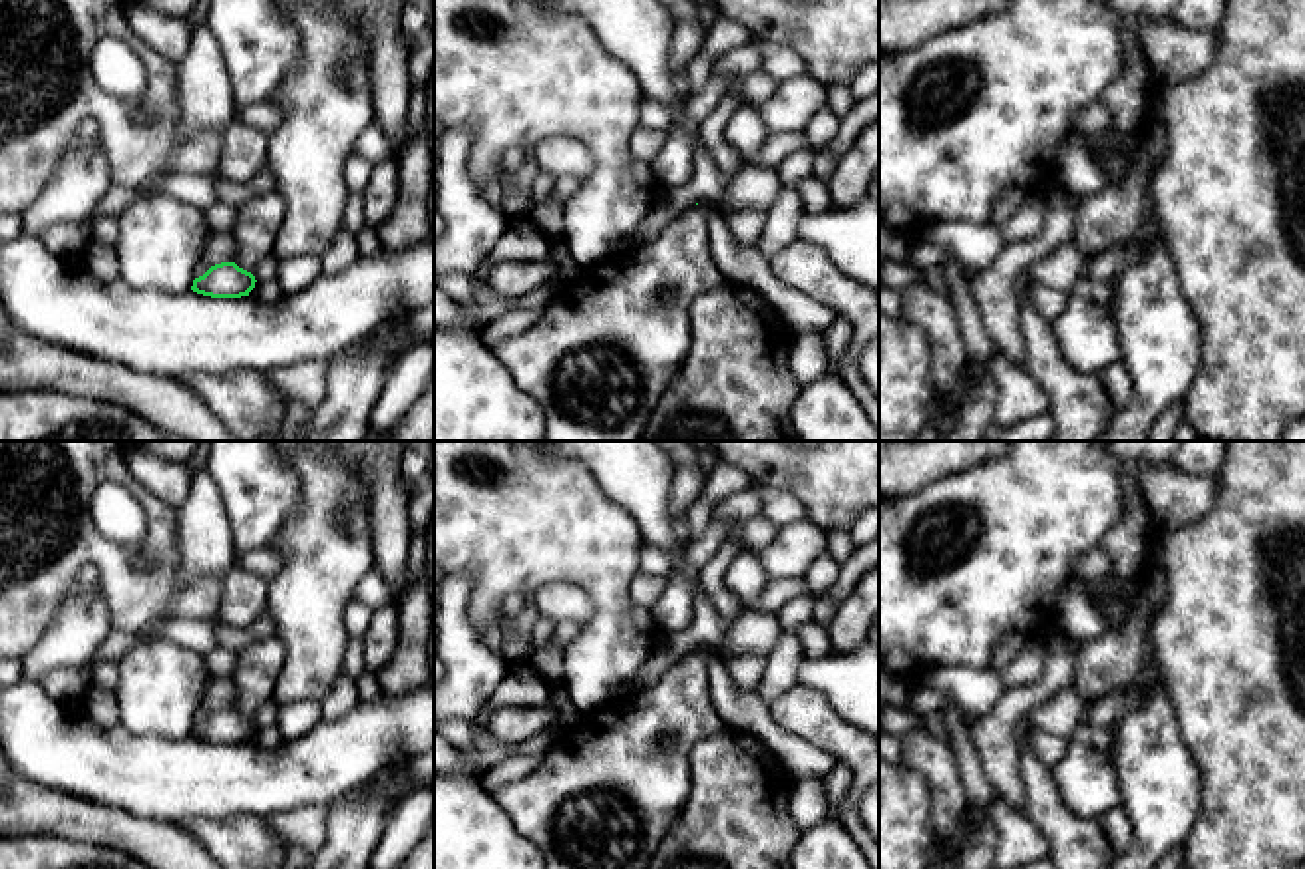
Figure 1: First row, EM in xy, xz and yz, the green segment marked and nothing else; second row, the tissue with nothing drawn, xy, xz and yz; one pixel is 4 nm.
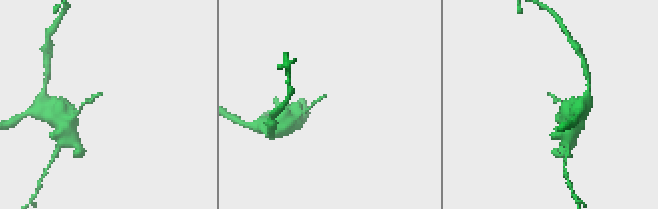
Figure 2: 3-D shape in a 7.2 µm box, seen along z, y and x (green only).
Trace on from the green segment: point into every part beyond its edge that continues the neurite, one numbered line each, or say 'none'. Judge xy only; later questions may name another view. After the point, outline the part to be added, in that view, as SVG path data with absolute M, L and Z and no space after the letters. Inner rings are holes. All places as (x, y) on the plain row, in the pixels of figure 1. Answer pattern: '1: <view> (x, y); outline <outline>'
1: xy (265, 716); outline M273 696L267 700L255 714L255 726L257 728L275 728L277 726L277 712L279 712L280 700L279 696Z

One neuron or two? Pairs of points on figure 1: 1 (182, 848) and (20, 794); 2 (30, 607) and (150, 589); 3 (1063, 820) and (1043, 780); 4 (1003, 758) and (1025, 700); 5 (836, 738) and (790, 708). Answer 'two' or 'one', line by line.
1: one
2: one
3: one
4: one
5: one

